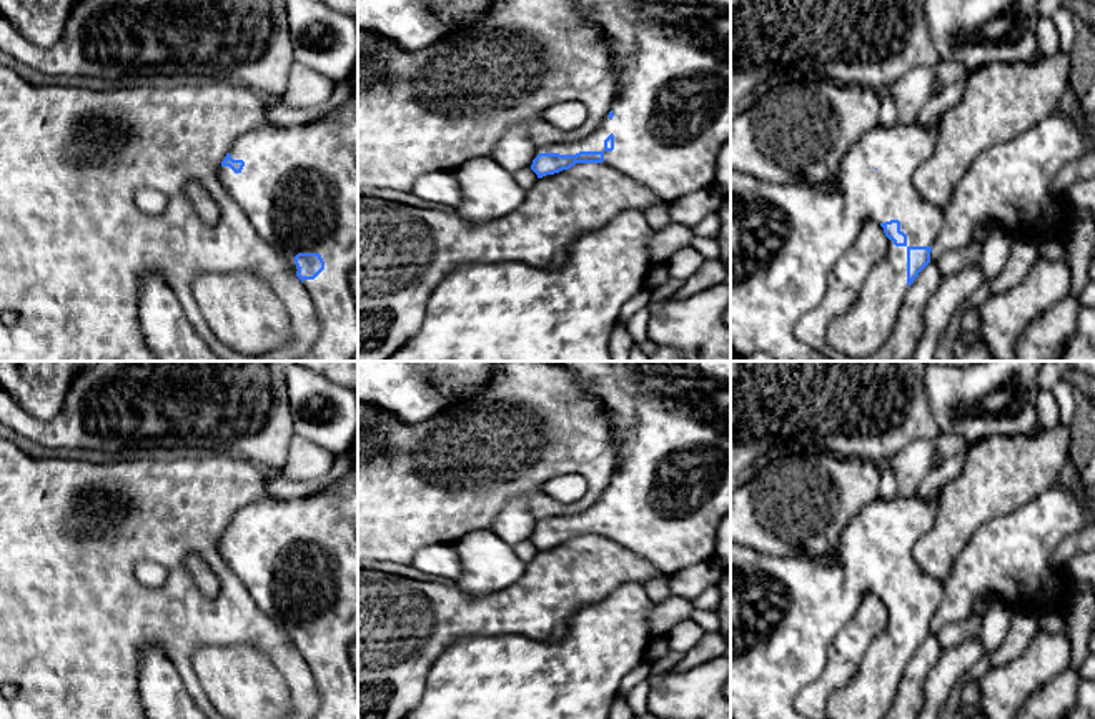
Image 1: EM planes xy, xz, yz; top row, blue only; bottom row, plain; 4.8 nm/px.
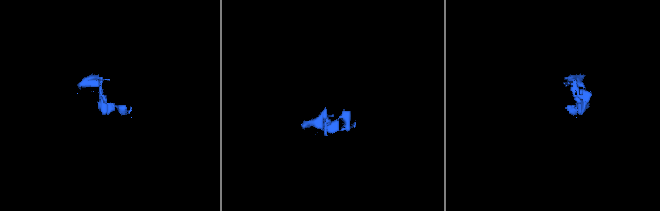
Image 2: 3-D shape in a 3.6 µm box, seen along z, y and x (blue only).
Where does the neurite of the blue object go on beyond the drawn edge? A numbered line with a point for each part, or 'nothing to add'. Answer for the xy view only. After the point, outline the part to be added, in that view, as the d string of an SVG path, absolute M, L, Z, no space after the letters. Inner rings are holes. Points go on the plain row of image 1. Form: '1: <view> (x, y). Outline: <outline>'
1: xy (298, 561). Outline: M358 428L346 451L351 454L351 468L343 478L318 494L286 501L256 501L241 508L231 518L230 528L233 533L245 534L243 543L240 546L230 539L218 543L225 564L240 576L256 606L288 631L295 646L298 626L321 627L325 642L315 652L303 654L321 697L313 719L358 719L358 679L349 659L349 646L358 637Z

